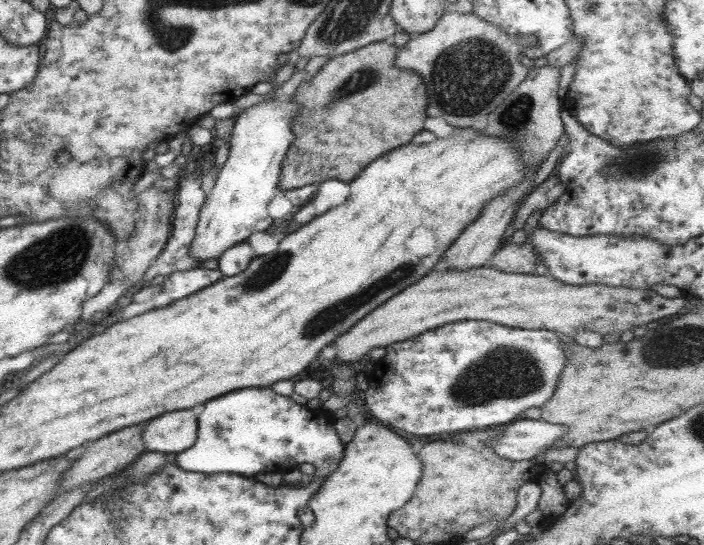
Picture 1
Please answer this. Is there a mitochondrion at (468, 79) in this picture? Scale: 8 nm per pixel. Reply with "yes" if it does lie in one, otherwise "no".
yes

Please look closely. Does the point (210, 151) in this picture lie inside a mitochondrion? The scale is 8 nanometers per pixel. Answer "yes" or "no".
no

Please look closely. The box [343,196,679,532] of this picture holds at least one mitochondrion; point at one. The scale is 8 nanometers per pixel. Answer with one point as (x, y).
(507, 372)

